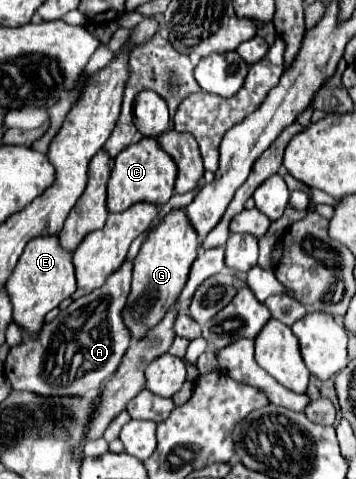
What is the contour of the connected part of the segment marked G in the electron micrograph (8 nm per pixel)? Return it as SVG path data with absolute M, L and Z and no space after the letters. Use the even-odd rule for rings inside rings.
M185 207L159 217L153 227L147 231L147 237L139 249L139 255L133 261L133 283L127 307L123 311L123 319L133 337L143 337L145 331L155 327L169 307L177 301L183 283L187 283L187 271L197 257L201 241L197 231L193 229Z

